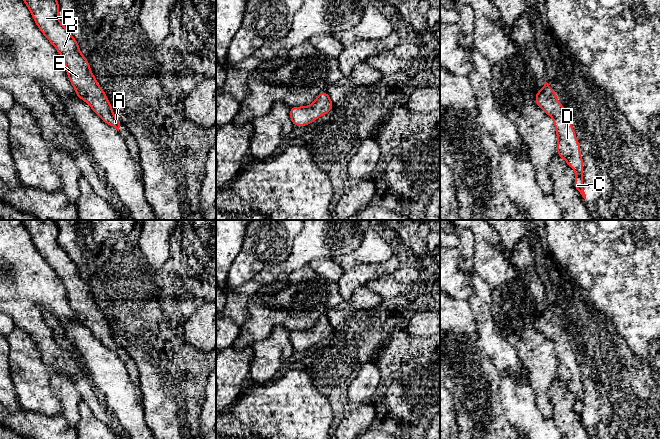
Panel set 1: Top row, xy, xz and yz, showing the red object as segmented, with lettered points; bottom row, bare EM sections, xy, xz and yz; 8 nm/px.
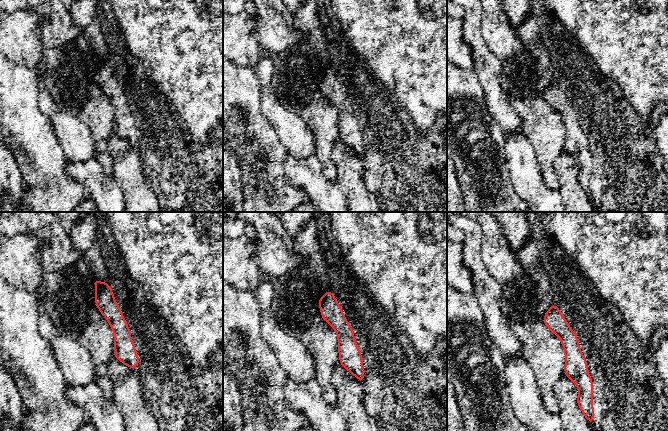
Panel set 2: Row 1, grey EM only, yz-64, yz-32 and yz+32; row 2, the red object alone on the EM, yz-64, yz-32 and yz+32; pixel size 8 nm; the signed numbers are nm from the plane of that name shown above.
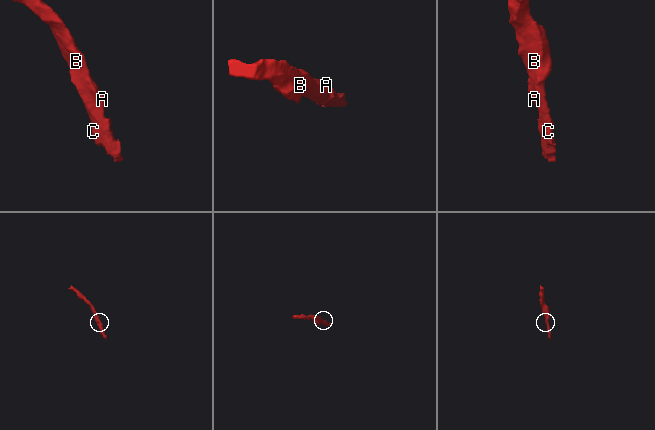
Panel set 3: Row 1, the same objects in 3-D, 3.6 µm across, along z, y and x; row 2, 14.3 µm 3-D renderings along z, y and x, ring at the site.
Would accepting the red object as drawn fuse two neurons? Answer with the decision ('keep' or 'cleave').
keep

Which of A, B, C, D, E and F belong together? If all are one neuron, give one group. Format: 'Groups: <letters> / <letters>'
Groups: A B C D E F

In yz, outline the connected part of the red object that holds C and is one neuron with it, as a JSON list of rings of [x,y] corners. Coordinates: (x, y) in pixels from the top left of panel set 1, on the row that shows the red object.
[[[545,81],[544,86],[535,95],[537,105],[553,118],[558,137],[557,153],[567,161],[576,173],[574,186],[586,199],[583,190],[583,158],[580,156],[580,143],[572,129],[571,119],[557,99],[554,90]]]

